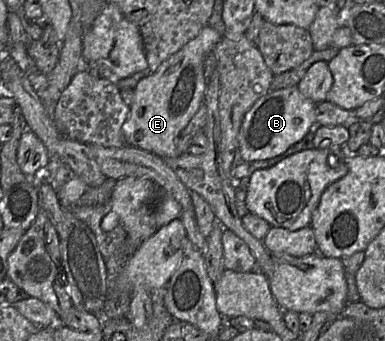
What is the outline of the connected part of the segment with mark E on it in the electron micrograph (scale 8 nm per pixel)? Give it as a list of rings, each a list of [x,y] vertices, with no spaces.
[[[205,26],[194,39],[163,61],[155,72],[136,84],[134,100],[122,125],[126,145],[138,147],[161,158],[181,154],[176,147],[176,138],[203,102],[204,60],[221,38],[216,30]]]

